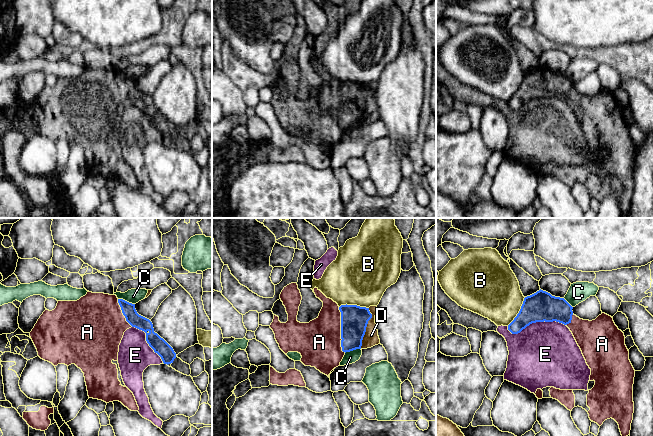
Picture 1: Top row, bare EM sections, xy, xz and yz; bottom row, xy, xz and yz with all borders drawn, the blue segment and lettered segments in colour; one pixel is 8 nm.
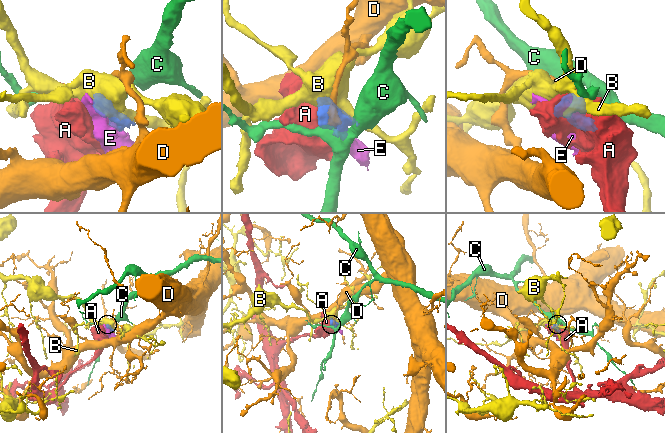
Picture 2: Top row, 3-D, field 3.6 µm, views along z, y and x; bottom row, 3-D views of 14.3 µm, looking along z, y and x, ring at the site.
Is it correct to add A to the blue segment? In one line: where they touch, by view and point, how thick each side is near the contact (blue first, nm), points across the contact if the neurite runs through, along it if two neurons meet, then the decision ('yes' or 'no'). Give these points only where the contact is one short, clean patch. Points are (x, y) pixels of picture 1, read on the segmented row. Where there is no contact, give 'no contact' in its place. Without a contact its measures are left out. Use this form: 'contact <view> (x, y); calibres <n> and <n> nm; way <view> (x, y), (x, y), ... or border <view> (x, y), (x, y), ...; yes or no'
contact xz (341, 330); calibres 220 and 360 nm; yes

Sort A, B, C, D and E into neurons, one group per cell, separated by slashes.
A / B / C / D / E

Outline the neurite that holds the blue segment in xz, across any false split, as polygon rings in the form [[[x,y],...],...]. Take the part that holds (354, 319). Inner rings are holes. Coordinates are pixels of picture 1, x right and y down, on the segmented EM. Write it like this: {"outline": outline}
{"outline": [[[297,283],[284,287],[280,299],[286,308],[288,321],[281,323],[274,315],[270,328],[280,349],[301,354],[305,366],[315,367],[327,375],[340,365],[346,352],[361,349],[368,321],[372,318],[369,308],[357,305],[341,305],[327,298],[314,288],[317,298],[323,302],[319,316],[309,323],[297,321],[302,296]]]}

